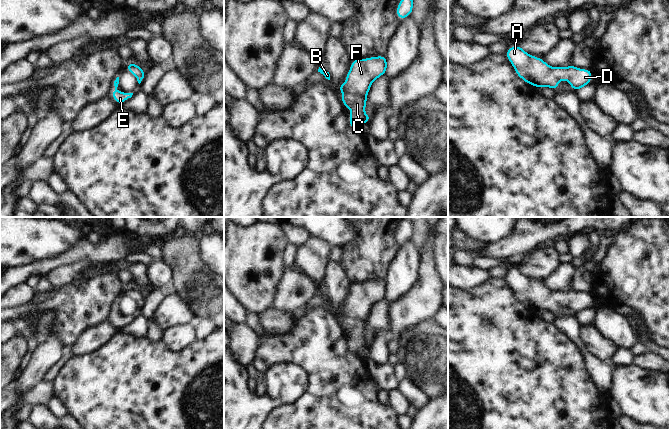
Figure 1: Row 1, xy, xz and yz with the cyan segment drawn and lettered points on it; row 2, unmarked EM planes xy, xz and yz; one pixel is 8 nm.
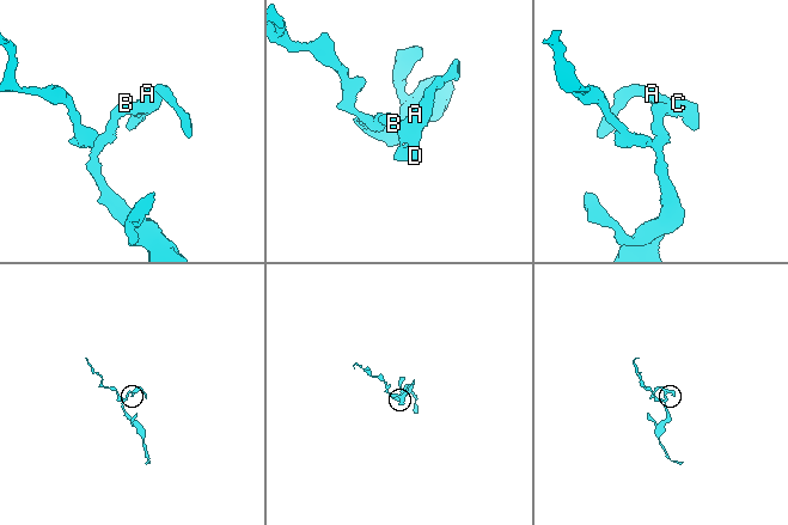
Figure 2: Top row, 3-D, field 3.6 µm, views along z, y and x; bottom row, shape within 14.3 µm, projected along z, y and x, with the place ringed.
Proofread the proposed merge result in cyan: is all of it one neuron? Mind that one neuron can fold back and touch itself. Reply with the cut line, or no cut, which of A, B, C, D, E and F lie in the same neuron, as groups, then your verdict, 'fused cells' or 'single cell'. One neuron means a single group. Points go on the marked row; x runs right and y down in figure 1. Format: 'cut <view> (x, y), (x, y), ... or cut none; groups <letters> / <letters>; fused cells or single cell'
cut none; groups A B C D E F; single cell

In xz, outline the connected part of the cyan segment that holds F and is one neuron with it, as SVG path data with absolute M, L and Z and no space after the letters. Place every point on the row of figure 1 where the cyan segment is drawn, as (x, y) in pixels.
M387 56L355 59L347 73L345 83L337 86L342 92L341 101L350 109L349 123L352 129L369 122L371 116L365 113L367 95L372 83L387 72Z

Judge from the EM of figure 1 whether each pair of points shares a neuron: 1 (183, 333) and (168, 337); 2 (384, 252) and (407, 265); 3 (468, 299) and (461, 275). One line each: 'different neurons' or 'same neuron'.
1: same neuron
2: different neurons
3: different neurons

